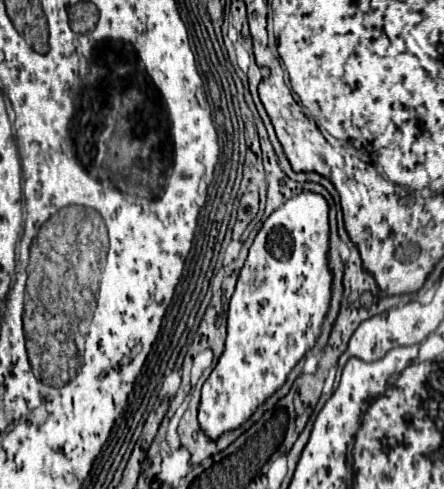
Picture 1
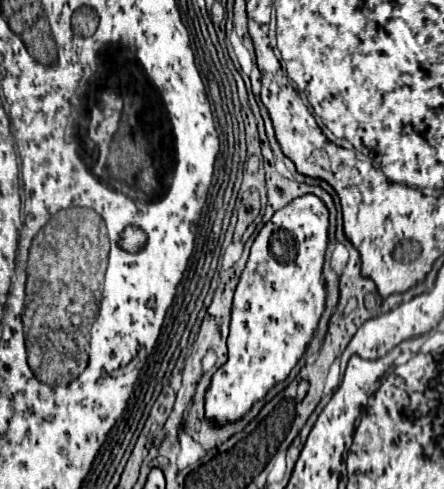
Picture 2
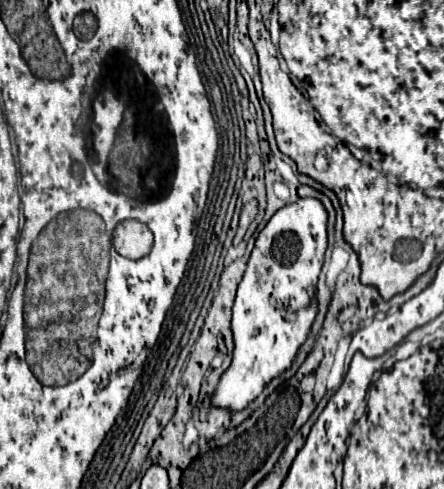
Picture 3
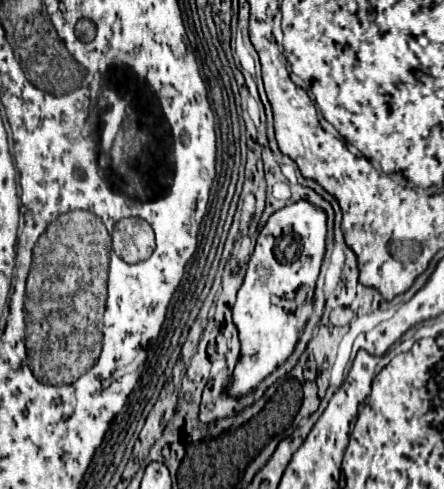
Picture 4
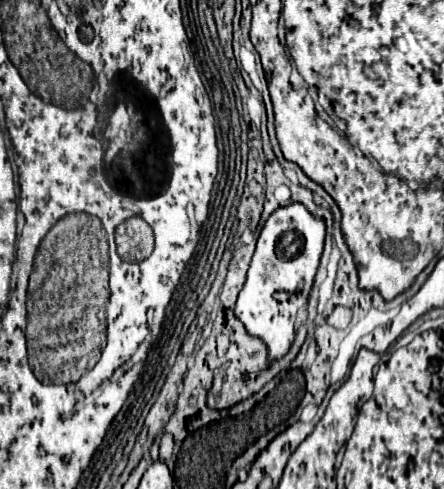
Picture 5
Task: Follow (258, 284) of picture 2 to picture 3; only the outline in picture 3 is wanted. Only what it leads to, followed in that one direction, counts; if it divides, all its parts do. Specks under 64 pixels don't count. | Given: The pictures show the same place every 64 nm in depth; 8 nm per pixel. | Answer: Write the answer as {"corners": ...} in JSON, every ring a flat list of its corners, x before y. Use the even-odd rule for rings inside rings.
{"corners":[[300,198,298,202,280,208,258,234,254,244,256,248,250,254,232,308,232,334,234,334,232,364,218,380,218,386,210,398,212,406,224,408,228,412,240,412,262,394,262,390,270,380,278,378,282,372,286,372,292,366,318,314,316,284,326,252,326,222,328,222,328,212,320,200]]}

